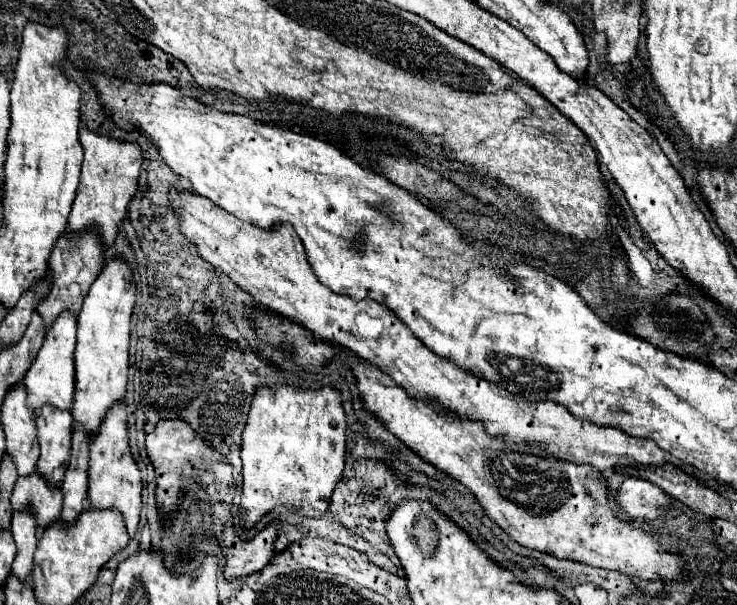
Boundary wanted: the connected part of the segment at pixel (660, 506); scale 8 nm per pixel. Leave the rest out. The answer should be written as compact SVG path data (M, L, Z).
M627 478L615 494L615 502L631 518L657 518L667 512L669 496L649 480Z

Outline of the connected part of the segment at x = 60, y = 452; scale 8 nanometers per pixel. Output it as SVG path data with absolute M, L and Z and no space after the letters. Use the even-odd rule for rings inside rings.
M45 404L45 408L37 410L37 440L41 446L41 456L37 462L37 470L43 474L43 478L49 484L61 484L65 470L69 466L71 456L71 434L73 434L73 416L67 410L53 408L51 404Z

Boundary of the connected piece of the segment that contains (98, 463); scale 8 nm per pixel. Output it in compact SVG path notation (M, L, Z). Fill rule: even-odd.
M119 400L113 404L101 426L97 436L91 440L91 460L89 460L89 500L93 508L117 508L125 516L129 536L133 538L139 524L139 512L141 512L141 470L137 466L137 460L129 446L129 430L127 430L127 404L125 400Z

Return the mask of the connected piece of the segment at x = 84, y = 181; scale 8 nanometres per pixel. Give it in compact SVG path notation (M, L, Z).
M81 124L79 128L79 140L85 150L85 160L81 168L81 182L77 188L77 198L69 214L67 230L81 232L87 226L91 226L97 232L101 232L101 238L105 240L105 244L113 244L115 234L121 226L121 220L127 214L127 204L137 192L137 178L139 178L139 168L143 162L141 146L135 142L123 142L111 136L91 132L85 124Z

